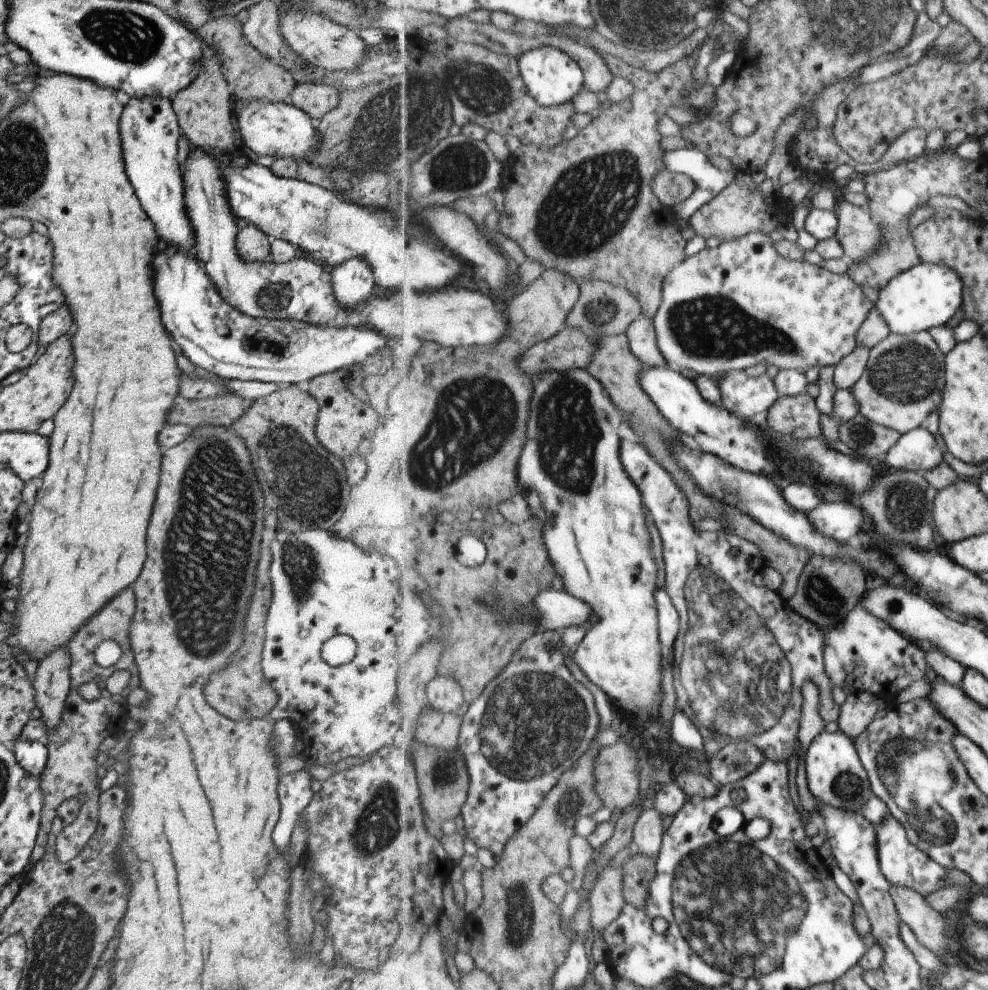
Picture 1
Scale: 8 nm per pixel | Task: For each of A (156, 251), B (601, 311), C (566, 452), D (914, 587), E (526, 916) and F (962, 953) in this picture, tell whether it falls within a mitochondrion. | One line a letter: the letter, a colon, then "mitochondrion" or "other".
A: other
B: mitochondrion
C: mitochondrion
D: other
E: mitochondrion
F: other

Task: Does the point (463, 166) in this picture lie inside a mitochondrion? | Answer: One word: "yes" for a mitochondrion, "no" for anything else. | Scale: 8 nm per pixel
yes

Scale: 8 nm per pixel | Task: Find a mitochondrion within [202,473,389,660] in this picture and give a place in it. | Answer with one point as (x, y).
(300, 562)

